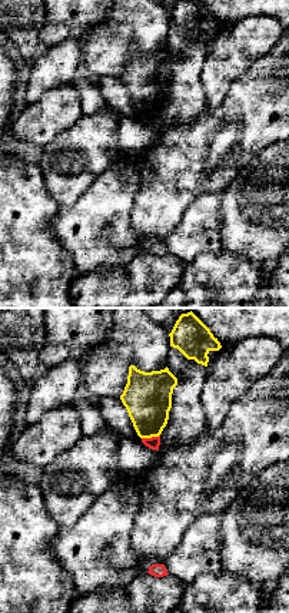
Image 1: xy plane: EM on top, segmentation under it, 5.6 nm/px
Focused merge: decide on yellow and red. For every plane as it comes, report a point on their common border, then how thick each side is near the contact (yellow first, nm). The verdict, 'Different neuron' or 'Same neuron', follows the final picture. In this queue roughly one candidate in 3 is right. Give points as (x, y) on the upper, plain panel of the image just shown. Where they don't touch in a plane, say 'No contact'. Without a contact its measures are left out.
Touches yellow at (150, 116). Thickness 280 nm (yellow) against 70 nm

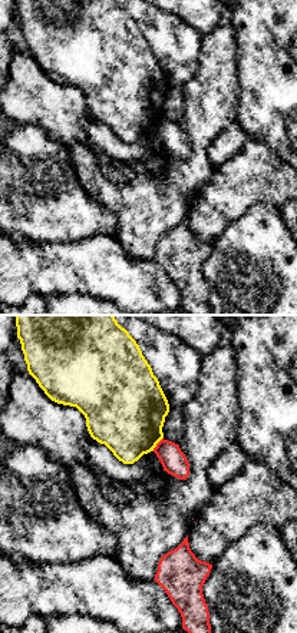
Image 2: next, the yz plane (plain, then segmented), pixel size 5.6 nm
Touches yellow at (157, 122). Thickness 440 nm (yellow) against 140 nm

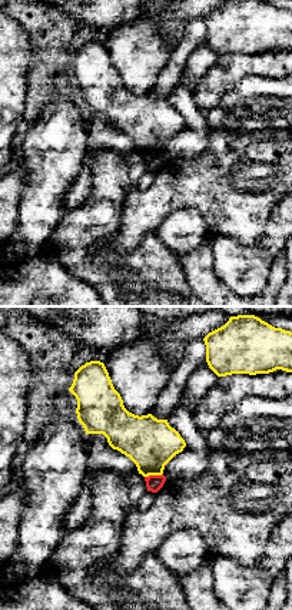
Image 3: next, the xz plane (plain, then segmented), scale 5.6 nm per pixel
Touches yellow at (153, 153). Thickness 280 nm (yellow) against 90 nm

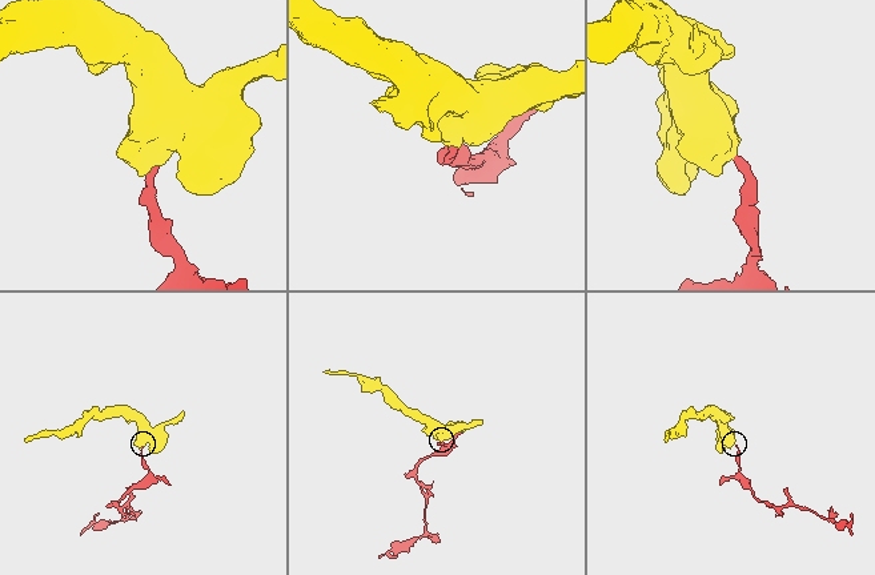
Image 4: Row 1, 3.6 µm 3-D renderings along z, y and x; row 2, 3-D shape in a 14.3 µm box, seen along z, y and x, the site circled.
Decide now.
Different neuron

